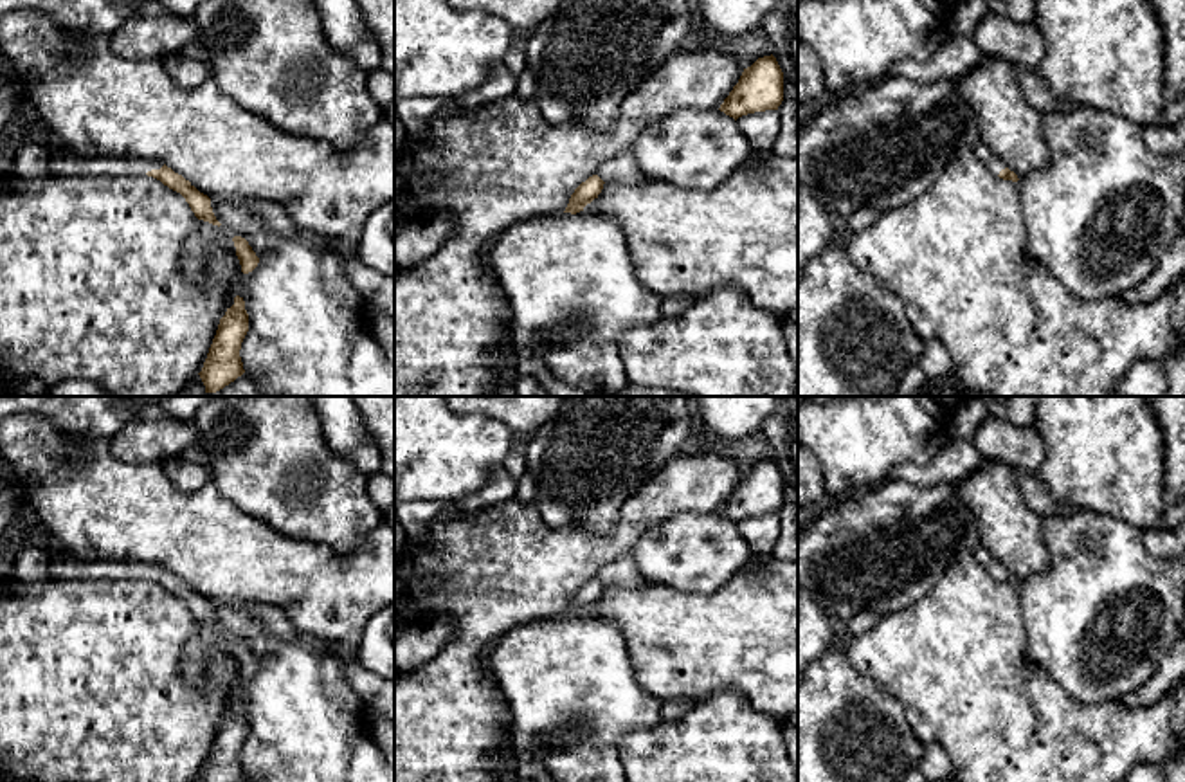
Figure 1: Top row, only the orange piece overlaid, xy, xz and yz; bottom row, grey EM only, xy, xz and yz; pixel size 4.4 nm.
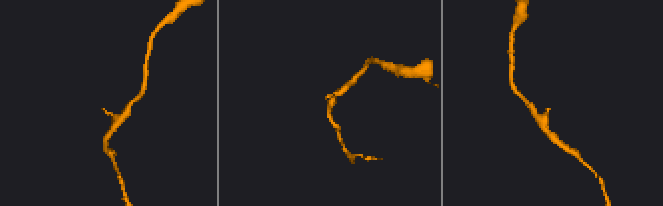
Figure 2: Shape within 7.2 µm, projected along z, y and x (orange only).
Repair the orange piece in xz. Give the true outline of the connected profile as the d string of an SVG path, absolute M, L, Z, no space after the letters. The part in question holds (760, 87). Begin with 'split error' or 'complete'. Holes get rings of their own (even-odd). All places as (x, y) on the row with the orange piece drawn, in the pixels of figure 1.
complete | M758 58L751 67L744 68L738 83L720 105L720 112L735 121L742 115L778 110L783 101L783 72L776 58Z

